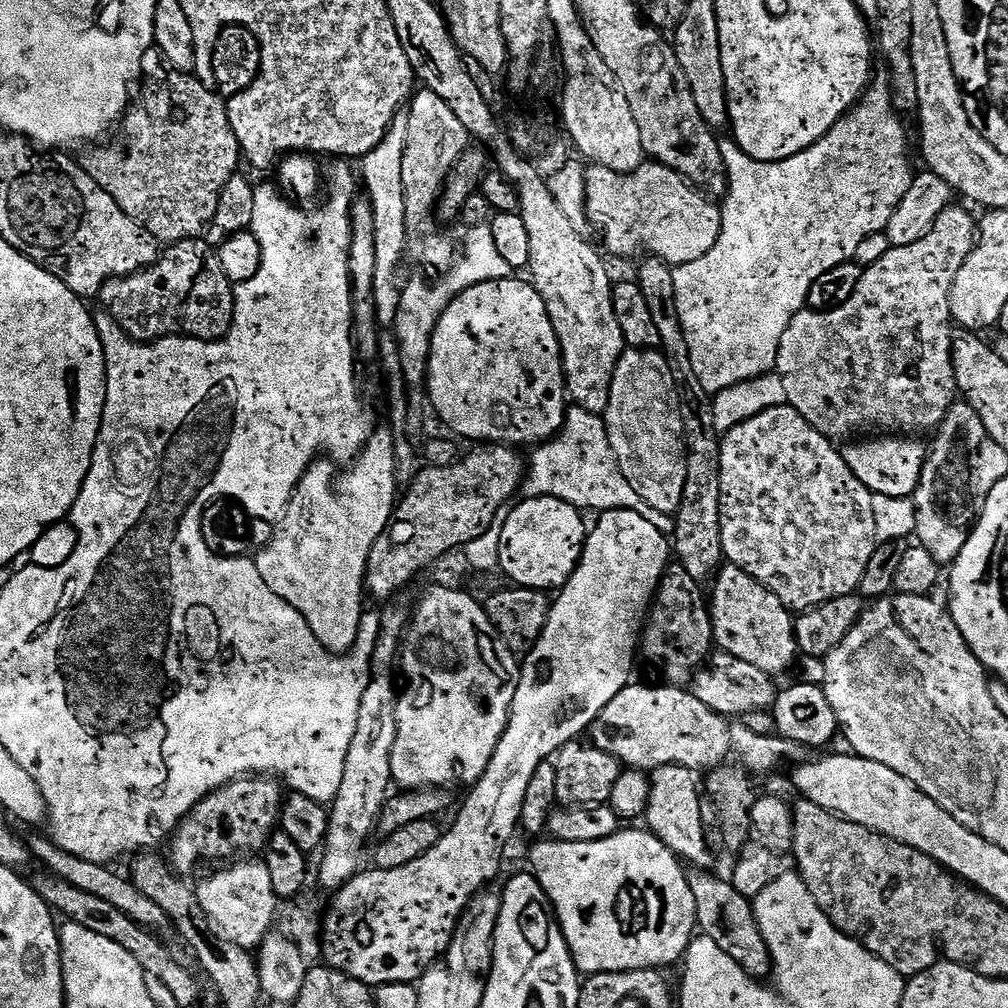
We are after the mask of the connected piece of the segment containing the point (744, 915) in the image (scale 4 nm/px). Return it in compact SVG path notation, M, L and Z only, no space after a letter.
M700 870L688 876L690 894L694 894L699 931L713 938L714 942L752 977L759 980L765 979L764 976L769 977L772 971L772 956L765 939L762 938L753 903L742 894L738 894L738 890L734 890L731 879L724 877L723 880L714 873L712 870Z

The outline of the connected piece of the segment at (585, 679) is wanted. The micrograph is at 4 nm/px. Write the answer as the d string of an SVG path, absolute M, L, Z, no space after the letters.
M615 508L609 512L602 512L595 519L596 525L594 523L591 525L588 540L584 543L584 553L580 559L580 565L574 570L568 583L559 589L552 606L552 613L548 615L546 630L542 630L542 638L536 643L536 647L523 657L520 664L520 681L516 683L512 711L508 713L508 725L494 750L494 758L490 758L490 766L486 766L482 778L476 781L474 787L469 791L473 792L465 798L464 805L460 808L460 817L453 822L449 832L447 829L441 835L436 845L430 850L426 850L426 854L422 858L414 858L414 862L406 862L406 866L398 866L398 870L382 870L378 867L373 867L372 872L361 870L356 873L353 880L346 882L334 893L331 897L332 909L329 912L327 909L322 920L323 959L326 961L327 967L345 972L347 976L358 978L363 984L369 986L379 986L390 982L410 984L419 981L425 970L432 967L448 951L456 927L460 925L460 915L468 909L469 902L485 891L491 885L488 883L499 874L500 863L504 860L504 851L507 850L512 835L520 828L522 802L526 802L526 786L530 786L530 777L534 775L534 770L538 770L540 764L551 761L562 746L583 737L591 729L592 723L602 714L606 702L610 702L610 698L614 698L614 694L621 692L633 679L632 655L635 652L637 655L638 649L641 647L646 617L653 600L656 599L656 591L660 589L660 580L664 577L664 571L667 570L670 563L670 540L662 530L658 530L658 526L654 526L652 520L646 519L642 514L629 508Z

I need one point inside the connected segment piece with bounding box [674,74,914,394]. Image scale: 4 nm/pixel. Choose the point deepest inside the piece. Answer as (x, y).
(784, 223)

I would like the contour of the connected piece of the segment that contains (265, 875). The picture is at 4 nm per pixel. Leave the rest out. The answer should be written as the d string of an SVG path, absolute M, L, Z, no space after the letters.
M240 858L231 866L217 868L220 869L198 884L198 902L223 939L249 950L257 949L261 940L273 931L276 922L278 898L270 883L270 870L266 870L260 858Z

